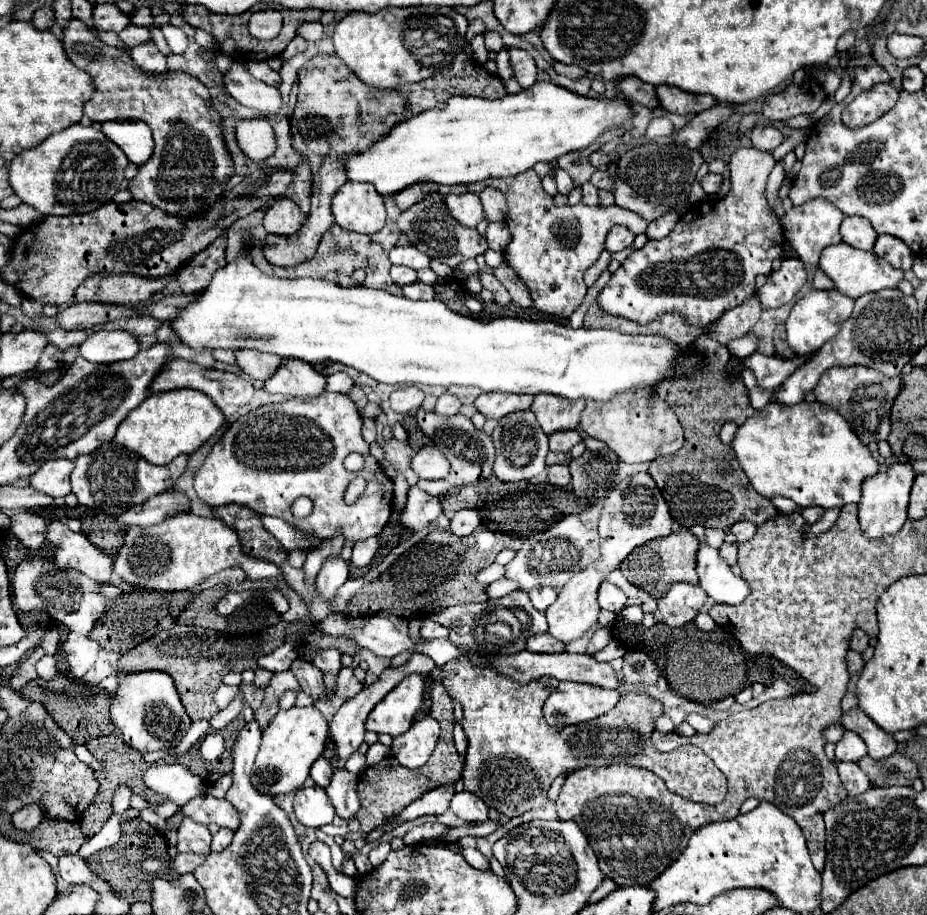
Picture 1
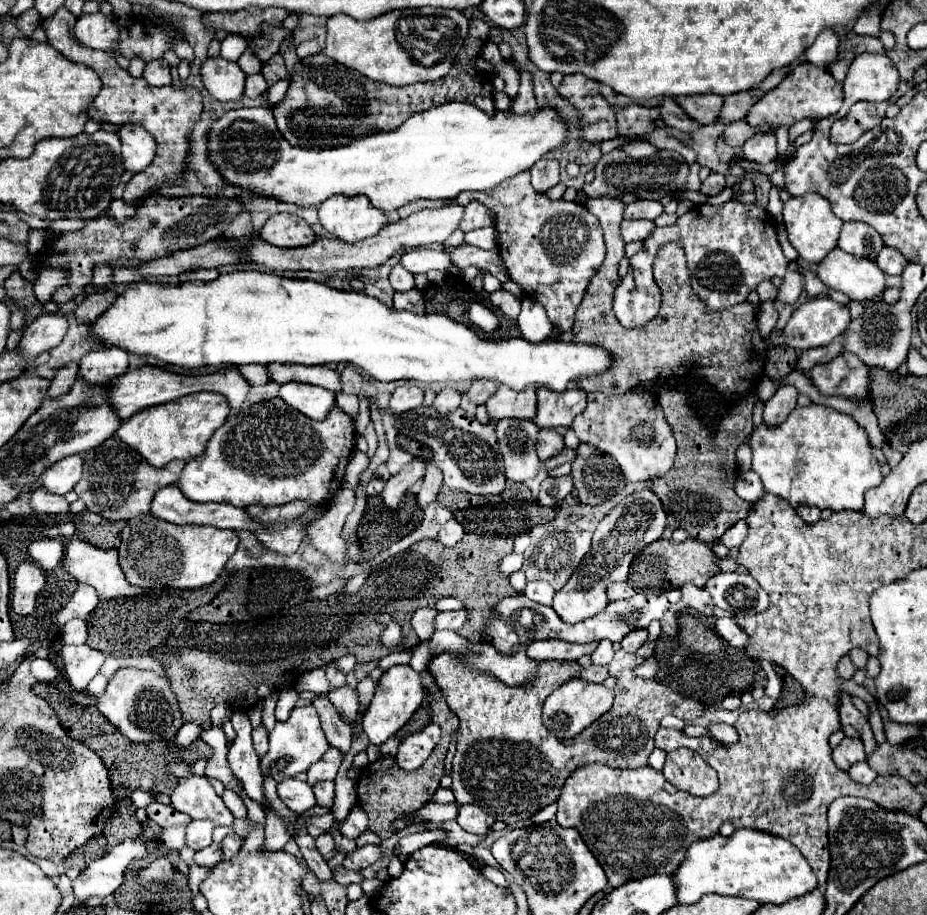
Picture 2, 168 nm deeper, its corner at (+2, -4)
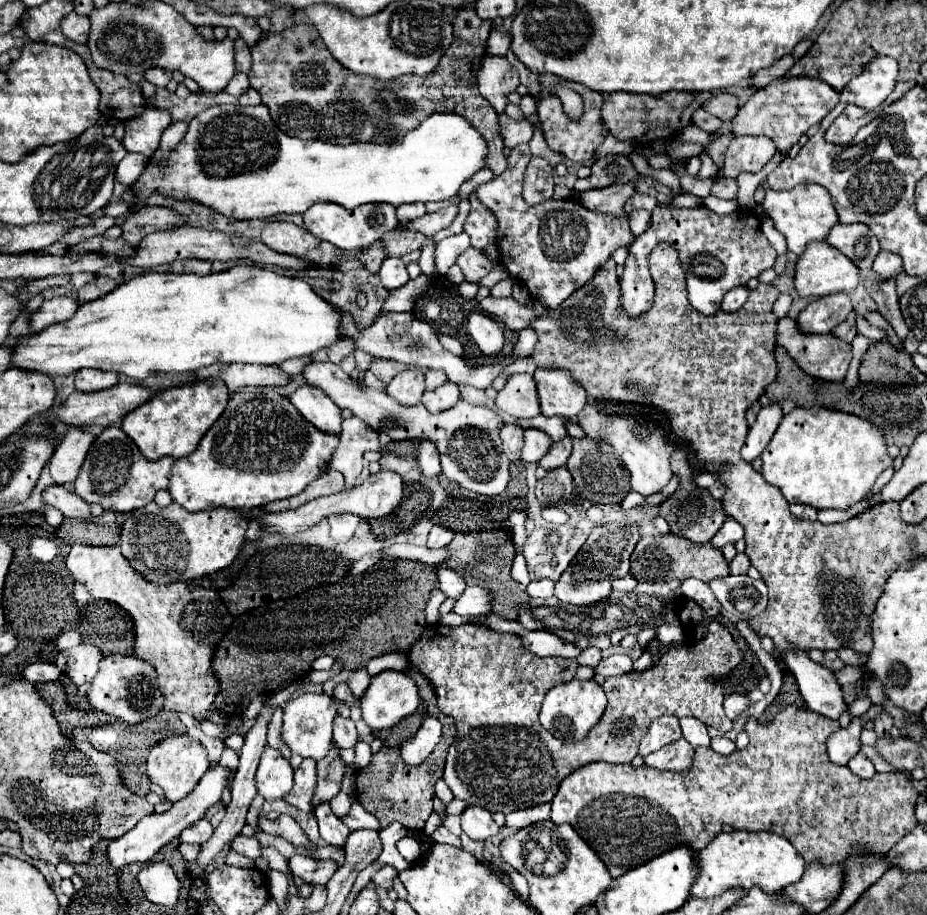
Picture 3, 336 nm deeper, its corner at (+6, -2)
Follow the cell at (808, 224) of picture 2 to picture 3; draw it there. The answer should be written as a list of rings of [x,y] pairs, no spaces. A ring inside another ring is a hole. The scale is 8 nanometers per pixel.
[[[799,184],[791,190],[771,190],[767,188],[763,200],[765,214],[773,220],[773,226],[787,238],[787,248],[793,254],[803,254],[807,242],[811,240],[825,240],[827,232],[839,222],[837,212],[831,202],[831,194],[819,184]]]

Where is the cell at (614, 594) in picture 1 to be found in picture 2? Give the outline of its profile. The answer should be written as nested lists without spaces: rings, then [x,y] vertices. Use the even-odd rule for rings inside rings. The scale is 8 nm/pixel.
[[[621,582],[621,584],[609,584],[609,586],[607,586],[607,598],[609,598],[609,600],[631,598],[633,594],[635,594],[635,590],[633,590],[627,582]]]

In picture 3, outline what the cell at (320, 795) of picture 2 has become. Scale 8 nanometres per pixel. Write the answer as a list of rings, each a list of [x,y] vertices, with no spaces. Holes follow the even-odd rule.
[[[329,804],[317,806],[317,808],[315,808],[315,816],[317,816],[317,820],[319,820],[321,838],[323,838],[327,844],[343,846],[343,842],[347,840],[347,834],[351,834],[351,830],[331,812]]]

